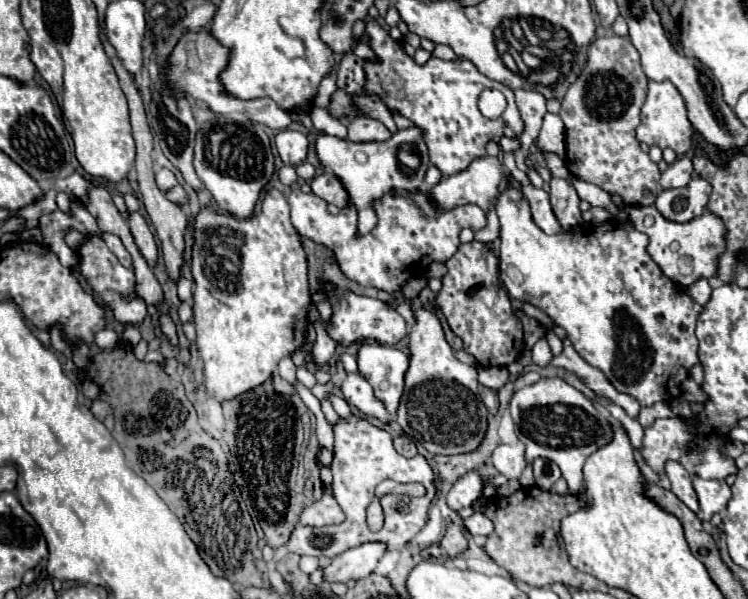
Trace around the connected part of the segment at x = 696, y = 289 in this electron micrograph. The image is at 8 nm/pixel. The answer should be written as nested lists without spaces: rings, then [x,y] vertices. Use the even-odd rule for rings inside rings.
[[[701,279],[701,281],[695,281],[695,283],[687,289],[687,293],[689,293],[699,305],[707,305],[709,299],[711,299],[711,285],[709,285],[709,281]]]

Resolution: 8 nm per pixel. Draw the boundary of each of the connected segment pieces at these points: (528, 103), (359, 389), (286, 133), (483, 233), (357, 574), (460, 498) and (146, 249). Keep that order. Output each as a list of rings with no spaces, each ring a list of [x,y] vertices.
[[[517,89],[517,91],[515,91],[515,101],[517,101],[517,107],[519,107],[521,119],[523,119],[523,123],[525,123],[525,129],[523,129],[523,133],[519,135],[521,155],[523,155],[523,157],[515,157],[515,161],[517,161],[517,167],[519,167],[520,170],[528,172],[526,165],[527,153],[529,153],[529,147],[535,143],[535,139],[537,139],[537,135],[539,135],[543,115],[547,113],[547,109],[545,109],[545,97],[543,97],[541,93],[537,93],[537,91]]]
[[[349,373],[343,387],[341,387],[341,391],[343,391],[345,399],[351,405],[355,405],[357,409],[361,409],[363,413],[367,413],[367,415],[371,415],[371,417],[375,417],[383,423],[391,421],[389,413],[385,413],[385,407],[373,397],[371,385],[365,379],[361,379],[359,373]]]
[[[283,129],[275,135],[275,147],[279,151],[279,157],[285,165],[299,165],[307,157],[309,141],[301,131],[295,129]]]
[[[493,205],[487,211],[487,225],[485,225],[485,229],[477,231],[474,234],[474,239],[476,241],[483,241],[483,243],[495,243],[499,239],[499,217],[497,217]]]
[[[379,541],[363,543],[357,549],[349,549],[331,561],[331,565],[325,569],[325,581],[349,581],[369,577],[385,551],[387,545]]]
[[[473,469],[453,483],[451,491],[447,493],[447,505],[455,511],[461,507],[471,507],[481,495],[483,495],[483,477],[479,475],[479,471]]]
[[[127,211],[127,213],[129,213],[129,227],[131,227],[131,233],[135,237],[135,243],[137,243],[139,251],[141,251],[141,255],[153,267],[155,259],[157,259],[157,245],[153,241],[153,235],[151,235],[145,219],[139,213],[135,213],[135,211]]]

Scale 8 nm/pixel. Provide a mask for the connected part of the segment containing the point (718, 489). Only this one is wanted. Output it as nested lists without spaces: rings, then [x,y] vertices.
[[[693,475],[693,487],[701,503],[701,515],[707,521],[713,513],[721,513],[731,497],[731,489],[725,481],[715,479],[701,479],[699,475]]]

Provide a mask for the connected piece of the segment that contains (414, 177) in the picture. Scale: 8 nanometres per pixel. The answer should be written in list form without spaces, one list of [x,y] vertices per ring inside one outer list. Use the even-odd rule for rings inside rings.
[[[417,127],[397,131],[391,139],[369,145],[319,133],[315,149],[321,165],[343,183],[351,205],[357,209],[357,235],[365,235],[377,225],[377,213],[373,211],[373,201],[379,201],[383,195],[391,191],[407,191],[407,193],[419,191],[425,171],[431,165],[427,145],[421,137],[421,129]]]

